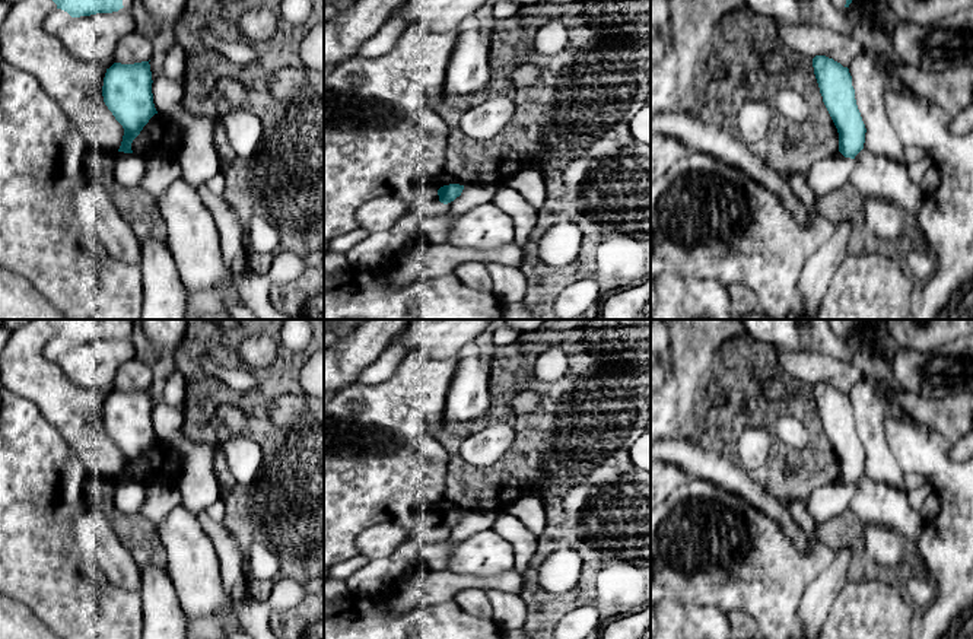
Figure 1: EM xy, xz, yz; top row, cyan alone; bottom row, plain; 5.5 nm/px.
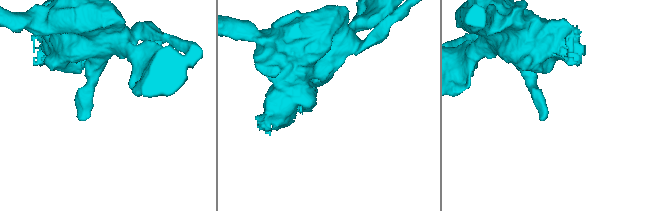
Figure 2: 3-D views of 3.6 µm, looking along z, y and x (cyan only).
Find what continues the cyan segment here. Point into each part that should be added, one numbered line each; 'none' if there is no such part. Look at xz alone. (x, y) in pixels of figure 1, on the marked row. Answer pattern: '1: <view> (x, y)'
none

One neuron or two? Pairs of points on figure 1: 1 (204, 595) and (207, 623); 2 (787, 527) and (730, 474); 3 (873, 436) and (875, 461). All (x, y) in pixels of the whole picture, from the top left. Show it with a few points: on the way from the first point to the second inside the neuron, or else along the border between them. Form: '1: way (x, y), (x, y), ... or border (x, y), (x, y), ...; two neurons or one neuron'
1: border (188, 620), (221, 617), (225, 622); two neurons
2: way (776, 512), (744, 485); one neuron
3: way (874, 442), (875, 455); one neuron

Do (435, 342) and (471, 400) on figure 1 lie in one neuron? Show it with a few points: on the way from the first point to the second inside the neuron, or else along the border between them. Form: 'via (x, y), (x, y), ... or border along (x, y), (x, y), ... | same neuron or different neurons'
via (452, 346), (468, 362), (471, 382) | same neuron

